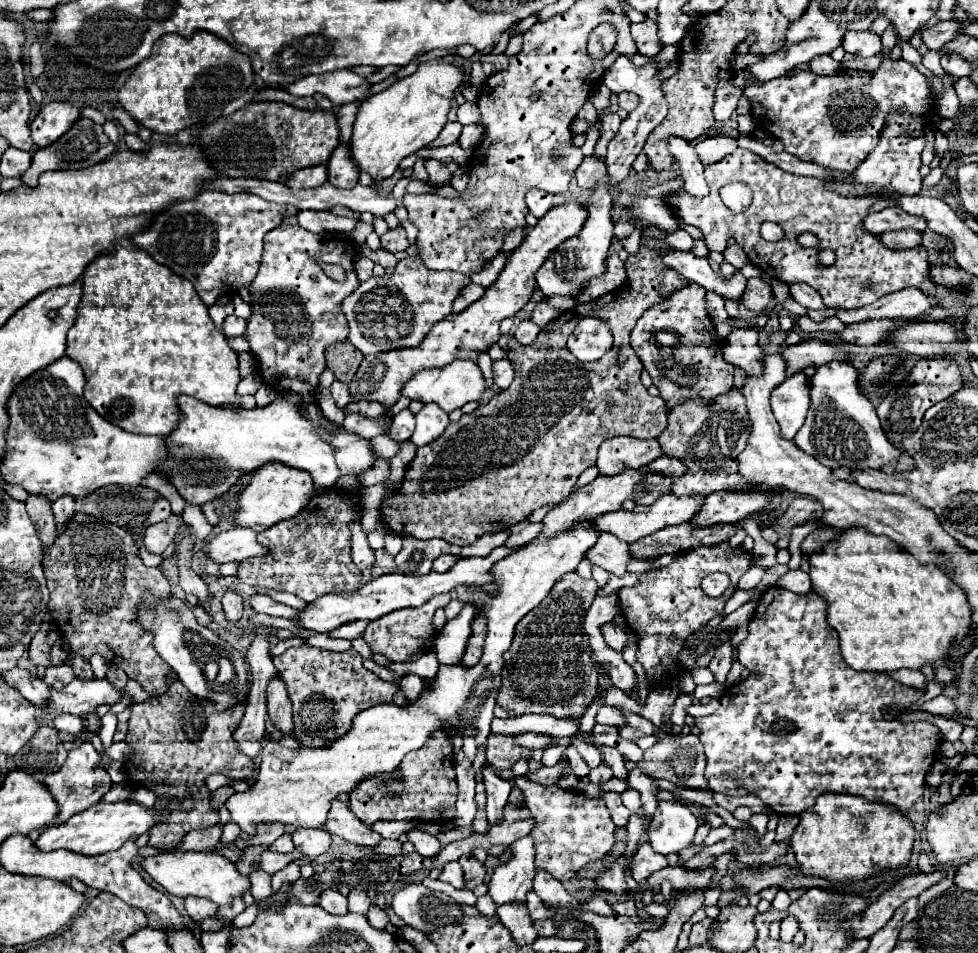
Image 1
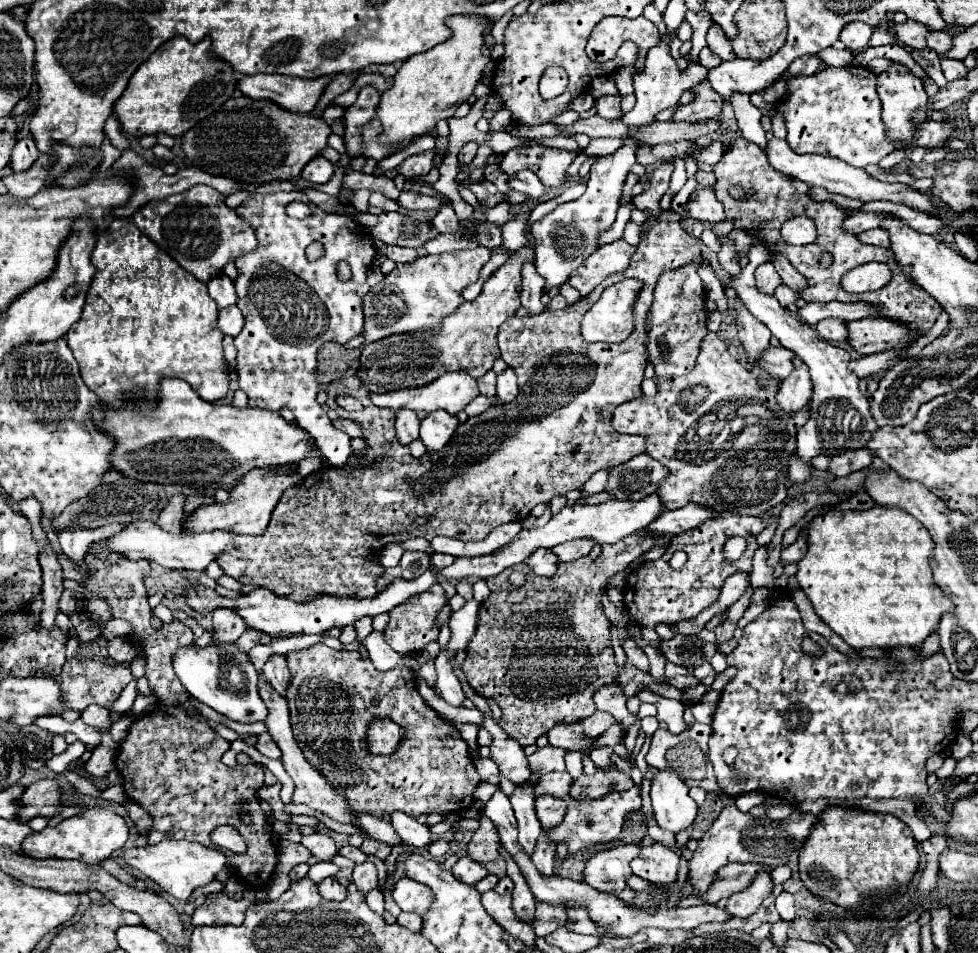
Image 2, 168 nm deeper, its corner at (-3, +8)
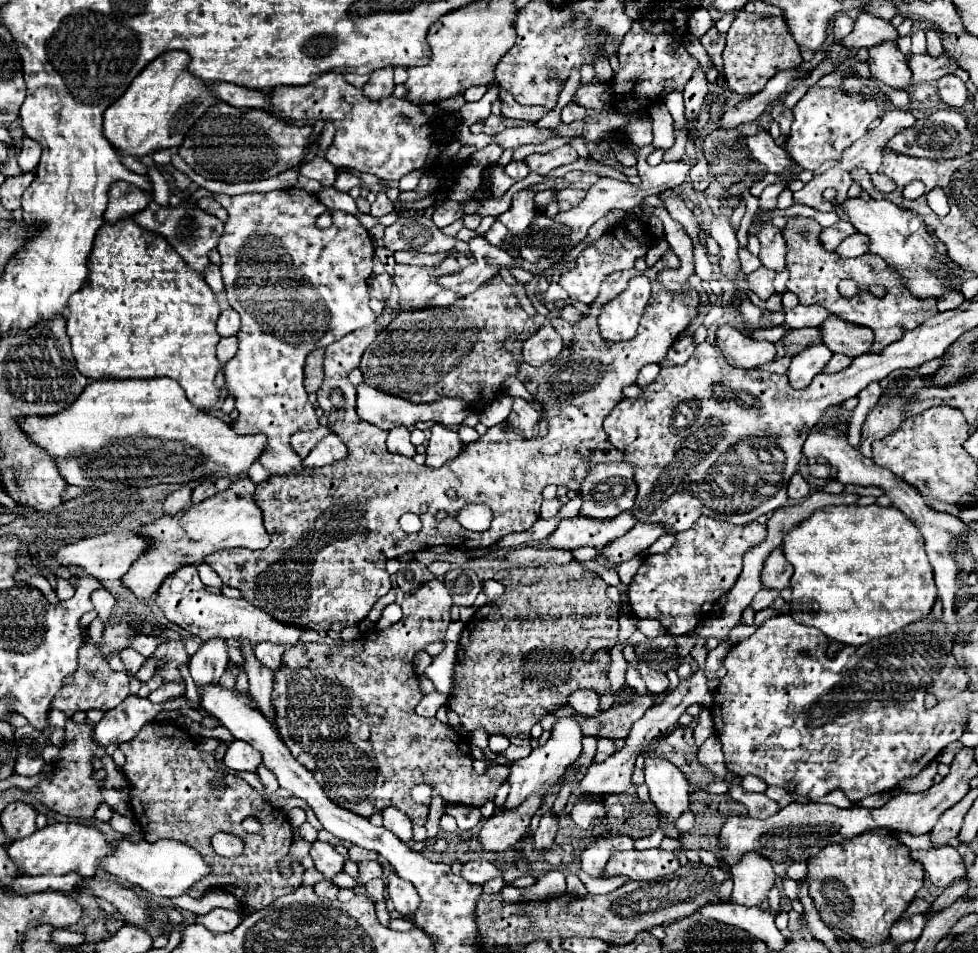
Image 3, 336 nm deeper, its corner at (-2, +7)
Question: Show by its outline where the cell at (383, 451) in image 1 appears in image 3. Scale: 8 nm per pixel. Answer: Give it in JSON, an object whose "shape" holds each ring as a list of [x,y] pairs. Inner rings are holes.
{"shape":[[[328,435],[324,437],[312,451],[310,455],[304,459],[304,467],[310,467],[310,469],[316,469],[316,467],[324,467],[324,465],[330,465],[334,461],[340,461],[344,459],[348,453],[344,441],[340,441],[338,435]]]}

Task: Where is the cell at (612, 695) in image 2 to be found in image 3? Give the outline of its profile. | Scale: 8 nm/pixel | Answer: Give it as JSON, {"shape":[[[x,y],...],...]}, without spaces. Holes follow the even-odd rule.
{"shape":[[[578,689],[576,693],[570,695],[568,703],[574,707],[574,711],[582,713],[582,715],[588,715],[588,717],[596,717],[600,715],[600,695],[596,691],[584,691],[584,689]]]}

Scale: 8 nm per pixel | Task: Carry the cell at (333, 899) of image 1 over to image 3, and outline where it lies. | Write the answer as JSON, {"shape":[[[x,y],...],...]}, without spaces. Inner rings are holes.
{"shape":[[[320,881],[320,883],[316,883],[314,885],[314,891],[316,891],[316,895],[320,895],[320,897],[326,897],[326,899],[336,899],[336,895],[338,895],[338,887],[332,883],[332,881]]]}

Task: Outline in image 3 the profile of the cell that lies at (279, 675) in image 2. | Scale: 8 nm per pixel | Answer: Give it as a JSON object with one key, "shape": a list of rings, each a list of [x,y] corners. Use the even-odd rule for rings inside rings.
{"shape":[[[256,643],[254,647],[254,655],[258,657],[258,661],[268,667],[272,673],[276,673],[282,667],[282,653],[286,647],[276,645],[276,643]]]}

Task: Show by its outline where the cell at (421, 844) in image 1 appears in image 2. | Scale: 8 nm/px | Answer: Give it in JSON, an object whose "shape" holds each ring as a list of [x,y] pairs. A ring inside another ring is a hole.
{"shape":[[[393,812],[391,814],[391,824],[393,828],[397,830],[397,834],[401,836],[401,840],[407,844],[407,846],[413,846],[413,848],[427,848],[433,840],[431,832],[429,832],[429,826],[423,826],[419,824],[415,818],[407,816],[405,812]]]}

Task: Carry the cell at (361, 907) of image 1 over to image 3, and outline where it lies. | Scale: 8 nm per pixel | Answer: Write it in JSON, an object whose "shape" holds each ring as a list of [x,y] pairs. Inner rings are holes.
{"shape":[[[362,861],[360,865],[360,875],[358,875],[358,883],[366,885],[368,881],[382,877],[382,865],[378,861]]]}

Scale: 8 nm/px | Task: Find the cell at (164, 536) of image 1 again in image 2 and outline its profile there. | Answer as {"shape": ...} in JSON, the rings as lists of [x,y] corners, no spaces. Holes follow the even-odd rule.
{"shape":[[[175,494],[169,498],[167,506],[161,510],[157,524],[165,530],[165,532],[183,532],[181,524],[183,524],[183,506],[185,506],[185,496],[183,494]]]}

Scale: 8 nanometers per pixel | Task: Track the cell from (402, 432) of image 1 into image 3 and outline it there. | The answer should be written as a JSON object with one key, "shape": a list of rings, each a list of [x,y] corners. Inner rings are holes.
{"shape":[[[408,427],[392,429],[388,433],[388,441],[386,443],[388,443],[388,451],[392,451],[392,453],[400,453],[400,455],[406,455],[406,457],[414,457],[416,455],[416,447],[410,441],[410,429]]]}

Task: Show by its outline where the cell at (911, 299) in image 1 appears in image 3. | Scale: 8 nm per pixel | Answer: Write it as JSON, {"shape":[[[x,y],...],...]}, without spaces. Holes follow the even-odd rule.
{"shape":[[[796,305],[792,309],[786,309],[786,325],[792,329],[820,327],[826,317],[830,317],[830,313],[826,313],[822,305],[810,305],[810,307]]]}

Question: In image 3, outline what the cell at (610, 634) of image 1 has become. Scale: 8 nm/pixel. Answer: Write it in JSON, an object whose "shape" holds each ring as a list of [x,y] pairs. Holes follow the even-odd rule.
{"shape":[[[642,663],[638,667],[638,671],[640,671],[640,675],[642,675],[642,679],[644,679],[644,683],[646,683],[650,693],[662,693],[662,691],[668,689],[668,679],[666,679],[664,673],[656,673],[646,663]]]}

